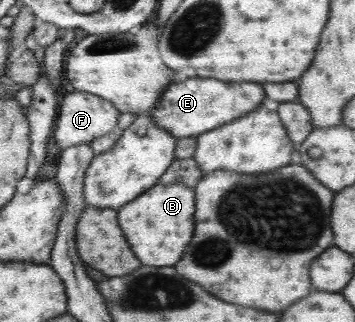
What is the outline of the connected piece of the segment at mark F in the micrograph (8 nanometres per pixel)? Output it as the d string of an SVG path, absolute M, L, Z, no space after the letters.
M74 90L62 99L56 122L58 128L54 130L54 140L62 151L70 146L85 146L117 129L121 114L122 112L110 100L90 92Z

